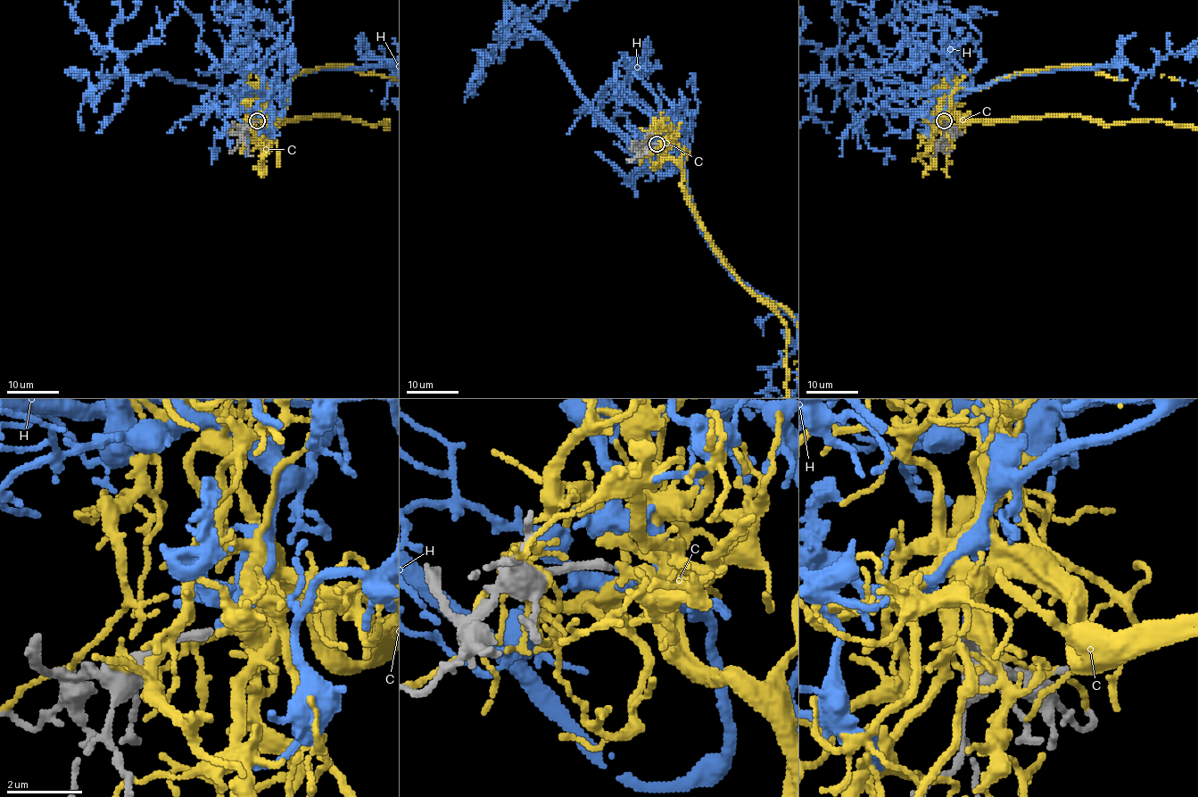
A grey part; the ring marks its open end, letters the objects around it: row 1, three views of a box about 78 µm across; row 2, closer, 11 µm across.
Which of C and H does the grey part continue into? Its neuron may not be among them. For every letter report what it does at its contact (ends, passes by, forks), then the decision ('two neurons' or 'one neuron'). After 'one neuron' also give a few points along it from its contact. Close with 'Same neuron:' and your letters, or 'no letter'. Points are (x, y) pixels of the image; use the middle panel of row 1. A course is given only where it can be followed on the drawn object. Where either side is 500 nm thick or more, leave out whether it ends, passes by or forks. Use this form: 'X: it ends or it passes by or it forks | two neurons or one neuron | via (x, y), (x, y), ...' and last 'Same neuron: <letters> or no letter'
C: it ends | two neurons
H: it ends | one neuron
Same neuron: H

